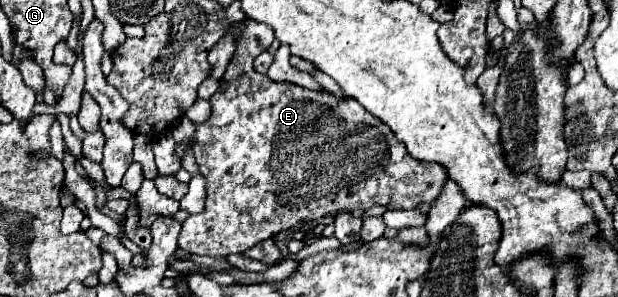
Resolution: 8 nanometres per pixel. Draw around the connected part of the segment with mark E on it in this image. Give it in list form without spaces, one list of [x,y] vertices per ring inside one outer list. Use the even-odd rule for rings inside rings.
[[[246,20],[230,28],[230,32],[238,36],[238,48],[218,92],[210,98],[210,120],[196,126],[196,134],[188,146],[194,150],[200,174],[208,180],[208,198],[204,212],[188,216],[182,224],[178,246],[184,252],[216,258],[236,252],[242,254],[278,232],[290,230],[300,222],[320,220],[326,214],[336,214],[340,210],[356,212],[376,204],[388,206],[390,210],[410,210],[422,202],[432,204],[440,196],[448,180],[446,170],[432,162],[414,160],[394,132],[376,116],[368,114],[356,100],[340,100],[330,92],[314,92],[296,84],[272,82],[266,74],[258,74],[252,64],[274,40],[274,30],[270,30],[270,26]]]

